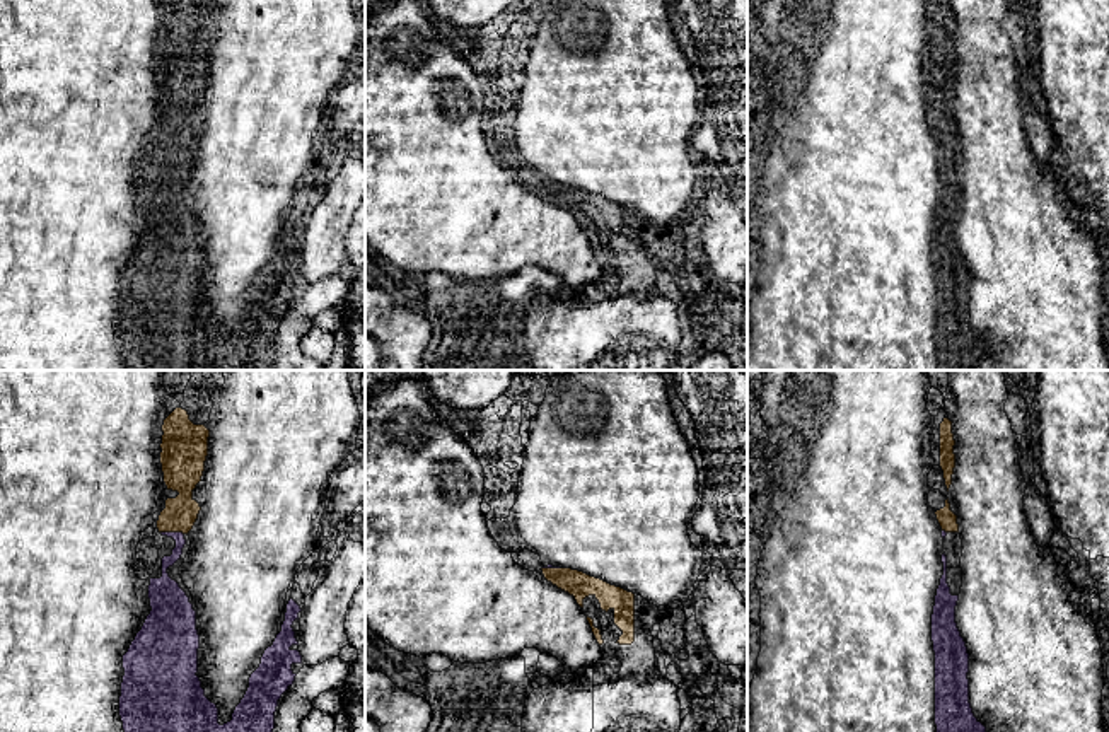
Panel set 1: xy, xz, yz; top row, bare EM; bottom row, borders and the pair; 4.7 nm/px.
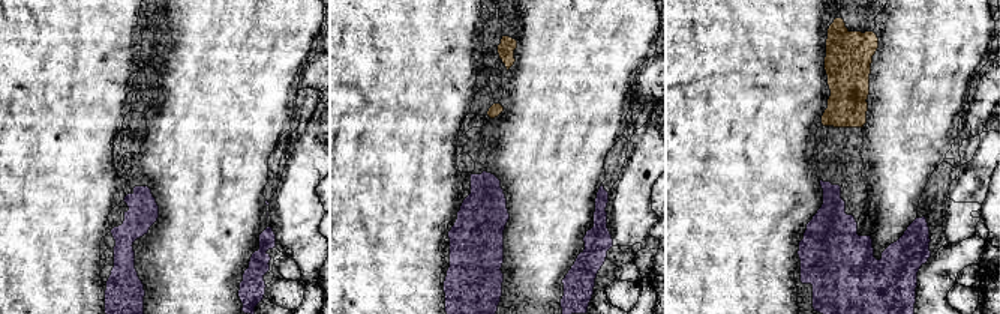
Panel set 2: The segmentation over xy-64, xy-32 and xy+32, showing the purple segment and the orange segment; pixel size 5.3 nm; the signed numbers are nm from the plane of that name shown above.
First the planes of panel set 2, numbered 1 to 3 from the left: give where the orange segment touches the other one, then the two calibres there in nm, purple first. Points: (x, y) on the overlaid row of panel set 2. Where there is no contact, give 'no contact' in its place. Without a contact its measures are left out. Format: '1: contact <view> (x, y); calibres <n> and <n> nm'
1: no contact
2: no contact
3: no contact

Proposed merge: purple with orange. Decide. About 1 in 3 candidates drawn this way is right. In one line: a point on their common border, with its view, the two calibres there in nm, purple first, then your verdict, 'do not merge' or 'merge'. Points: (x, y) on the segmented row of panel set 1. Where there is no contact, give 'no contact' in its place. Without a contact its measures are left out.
xy (173, 533) | 80/160 nm | merge

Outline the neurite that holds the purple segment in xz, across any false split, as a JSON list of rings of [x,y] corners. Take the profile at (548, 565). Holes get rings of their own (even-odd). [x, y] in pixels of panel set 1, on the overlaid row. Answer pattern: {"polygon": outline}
{"polygon": [[[543,566],[548,582],[575,597],[584,607],[584,599],[594,595],[602,611],[614,611],[614,625],[623,631],[616,643],[631,645],[635,642],[635,594],[611,585],[584,572],[560,566]]]}

